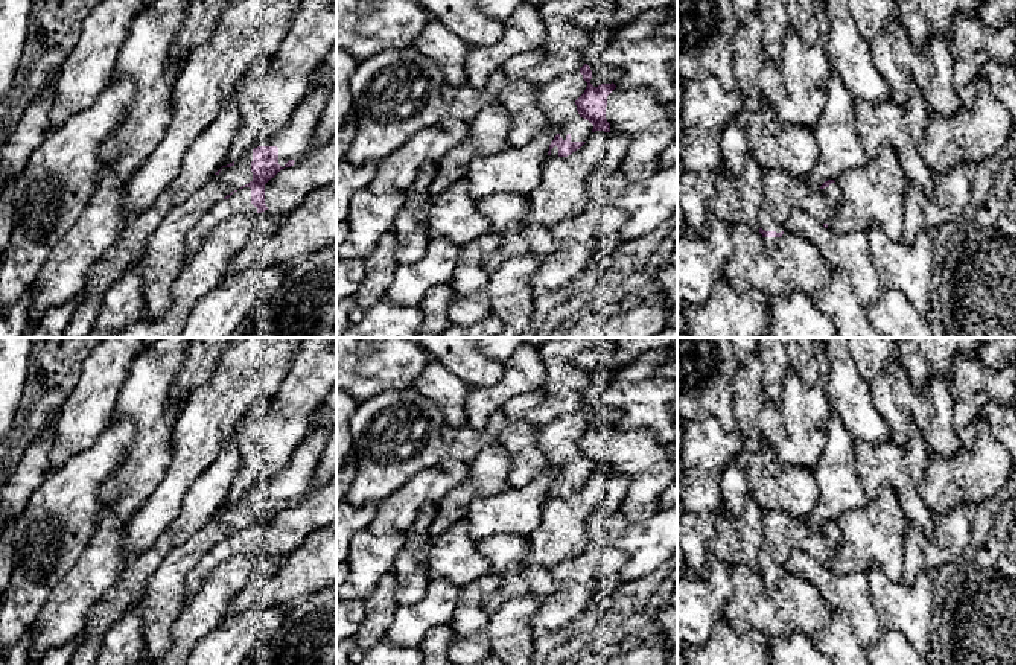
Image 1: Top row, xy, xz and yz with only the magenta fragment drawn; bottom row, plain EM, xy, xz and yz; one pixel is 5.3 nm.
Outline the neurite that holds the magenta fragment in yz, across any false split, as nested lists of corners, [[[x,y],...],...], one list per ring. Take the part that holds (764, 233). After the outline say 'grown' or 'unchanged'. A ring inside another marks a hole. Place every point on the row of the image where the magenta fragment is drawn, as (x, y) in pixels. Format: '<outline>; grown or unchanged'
[[[762,170],[761,189],[764,205],[759,212],[759,233],[768,253],[773,254],[785,228],[785,222],[794,208],[819,219],[825,228],[838,213],[840,186],[834,180],[825,181],[819,190],[784,170]]]; grown

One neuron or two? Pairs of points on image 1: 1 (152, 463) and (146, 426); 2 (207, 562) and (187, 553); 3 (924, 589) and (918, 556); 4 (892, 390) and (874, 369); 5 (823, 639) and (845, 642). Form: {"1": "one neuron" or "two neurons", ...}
{"1": "one neuron", "2": "two neurons", "3": "two neurons", "4": "two neurons", "5": "one neuron"}

